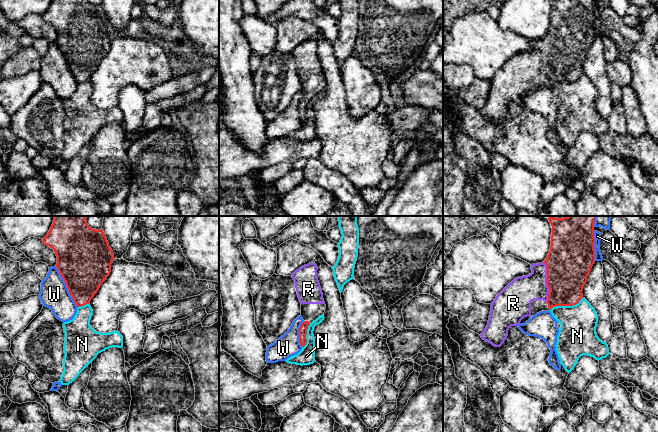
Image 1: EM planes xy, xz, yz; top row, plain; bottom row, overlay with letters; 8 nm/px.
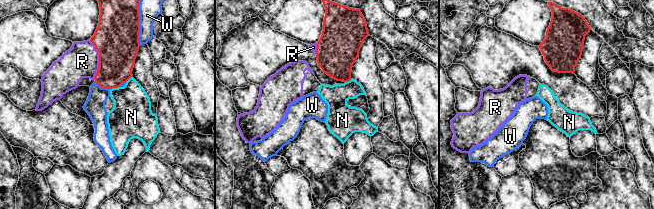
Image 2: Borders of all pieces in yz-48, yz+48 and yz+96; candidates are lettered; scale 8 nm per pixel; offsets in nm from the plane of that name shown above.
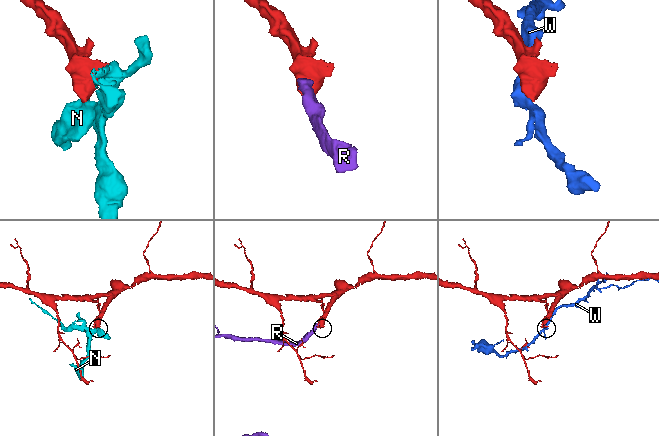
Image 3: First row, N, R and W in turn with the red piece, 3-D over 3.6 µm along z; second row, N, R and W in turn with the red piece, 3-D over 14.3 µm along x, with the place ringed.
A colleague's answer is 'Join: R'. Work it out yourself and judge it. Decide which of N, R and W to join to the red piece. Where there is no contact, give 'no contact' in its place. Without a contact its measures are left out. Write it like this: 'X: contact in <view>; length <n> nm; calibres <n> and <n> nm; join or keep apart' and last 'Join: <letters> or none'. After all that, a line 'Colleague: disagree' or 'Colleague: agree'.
N: contact in yz; length 280 nm; calibres 320 and 300 nm; keep apart
R: contact in yz; length 320 nm; calibres 360 and 240 nm; join
W: contact in xy; length 380 nm; calibres 440 and 220 nm; keep apart
Join: R
Colleague: agree

